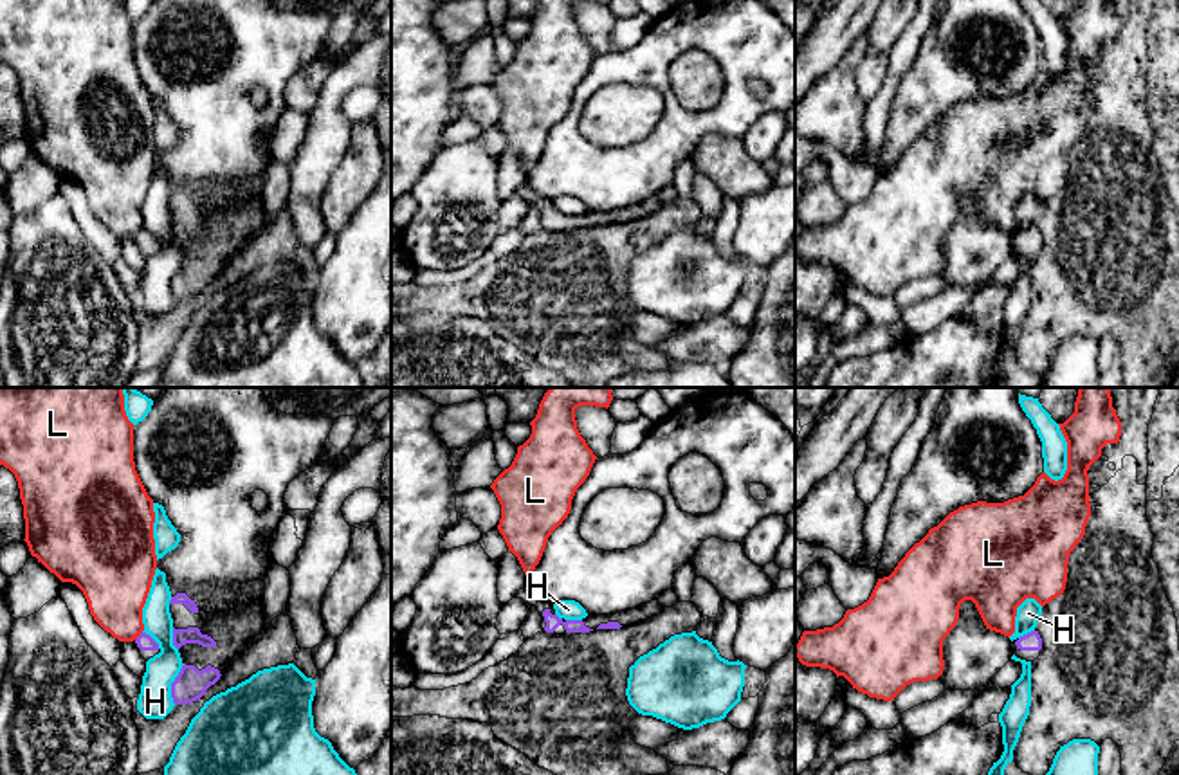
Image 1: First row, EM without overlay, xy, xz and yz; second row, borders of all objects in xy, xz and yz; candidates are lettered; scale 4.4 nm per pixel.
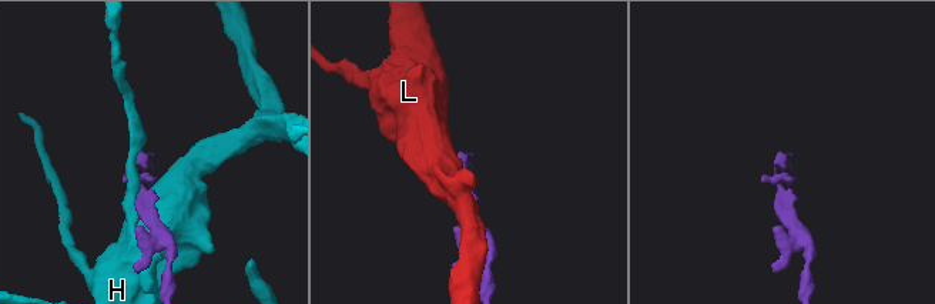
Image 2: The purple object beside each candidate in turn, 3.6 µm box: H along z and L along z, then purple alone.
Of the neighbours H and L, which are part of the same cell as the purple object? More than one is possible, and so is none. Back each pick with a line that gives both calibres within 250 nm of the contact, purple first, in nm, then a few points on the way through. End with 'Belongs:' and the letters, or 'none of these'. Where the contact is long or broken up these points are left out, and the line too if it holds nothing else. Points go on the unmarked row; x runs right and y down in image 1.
Belongs: none of these

